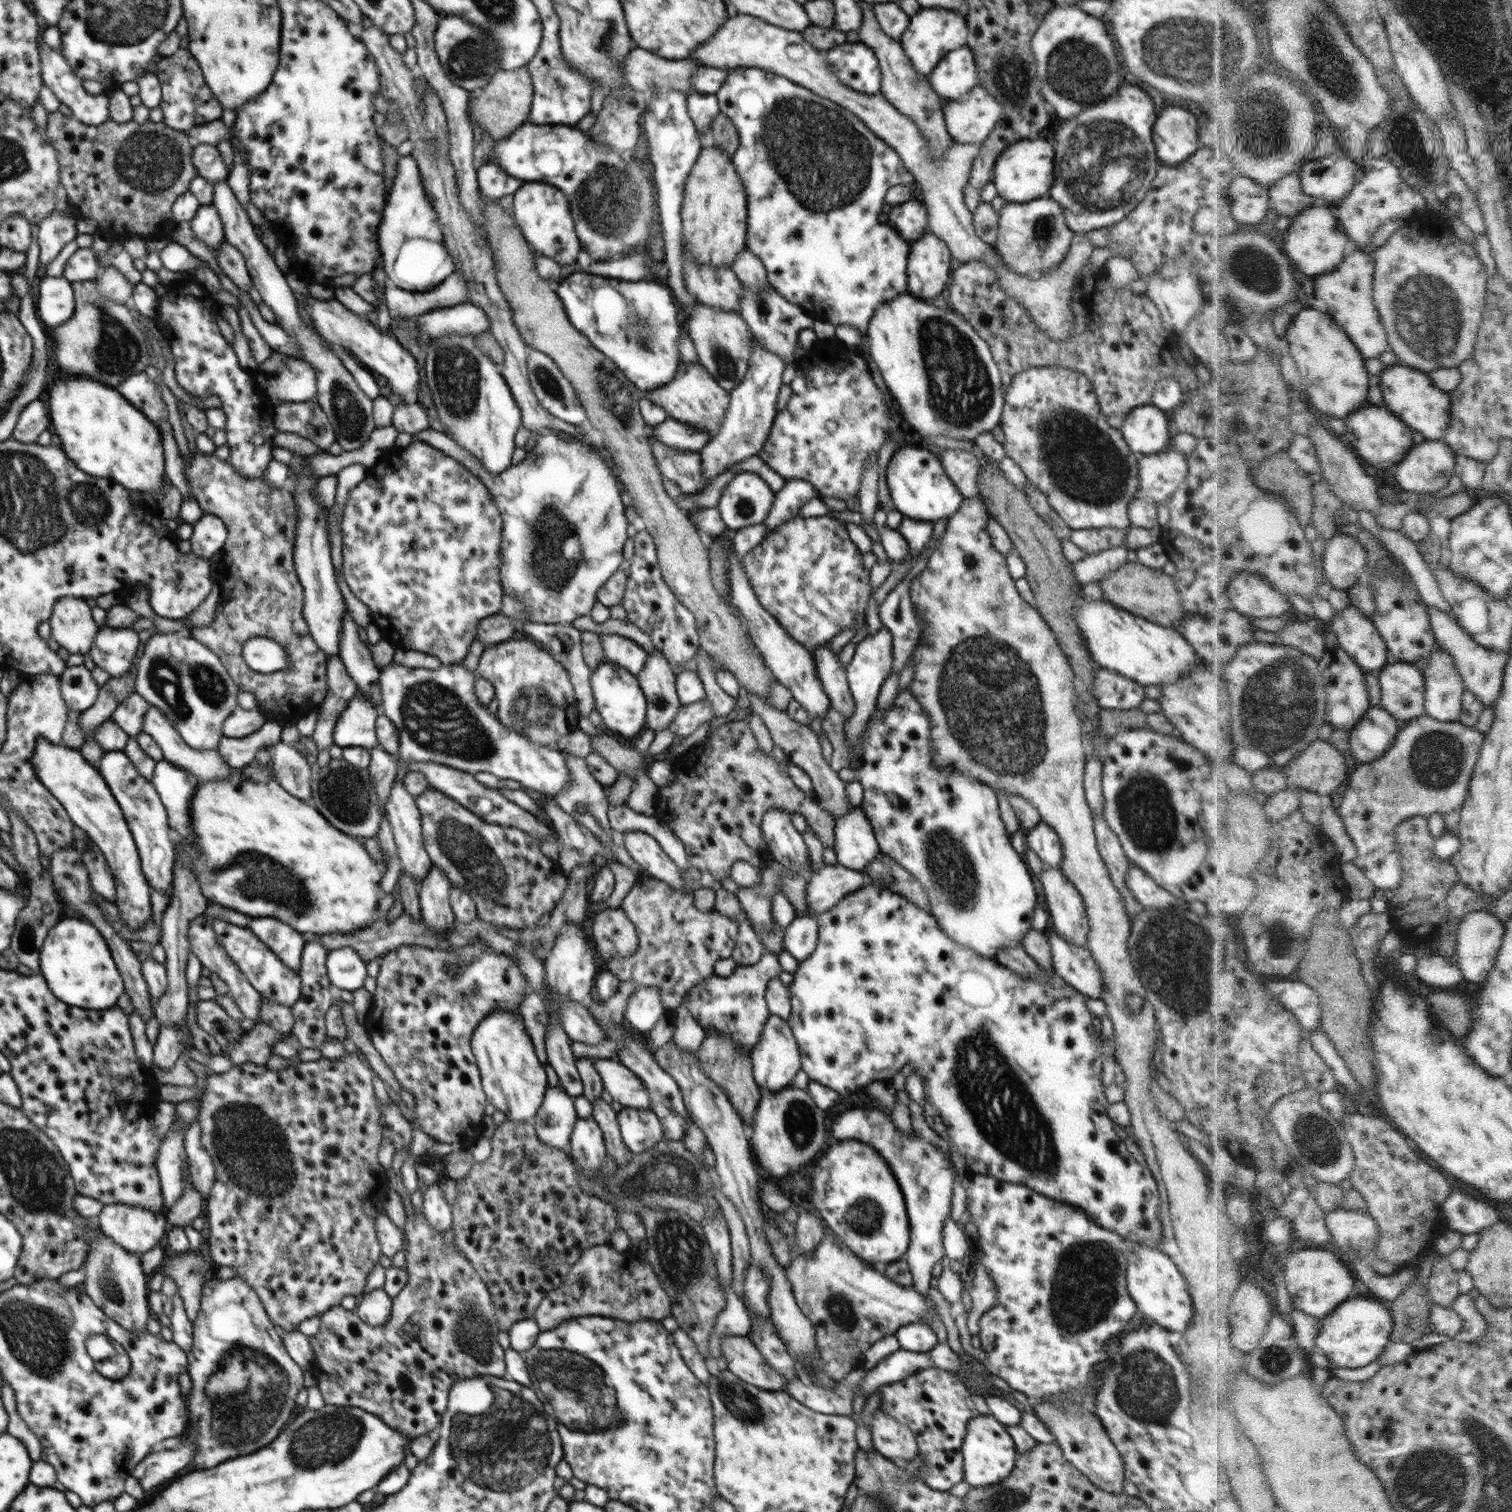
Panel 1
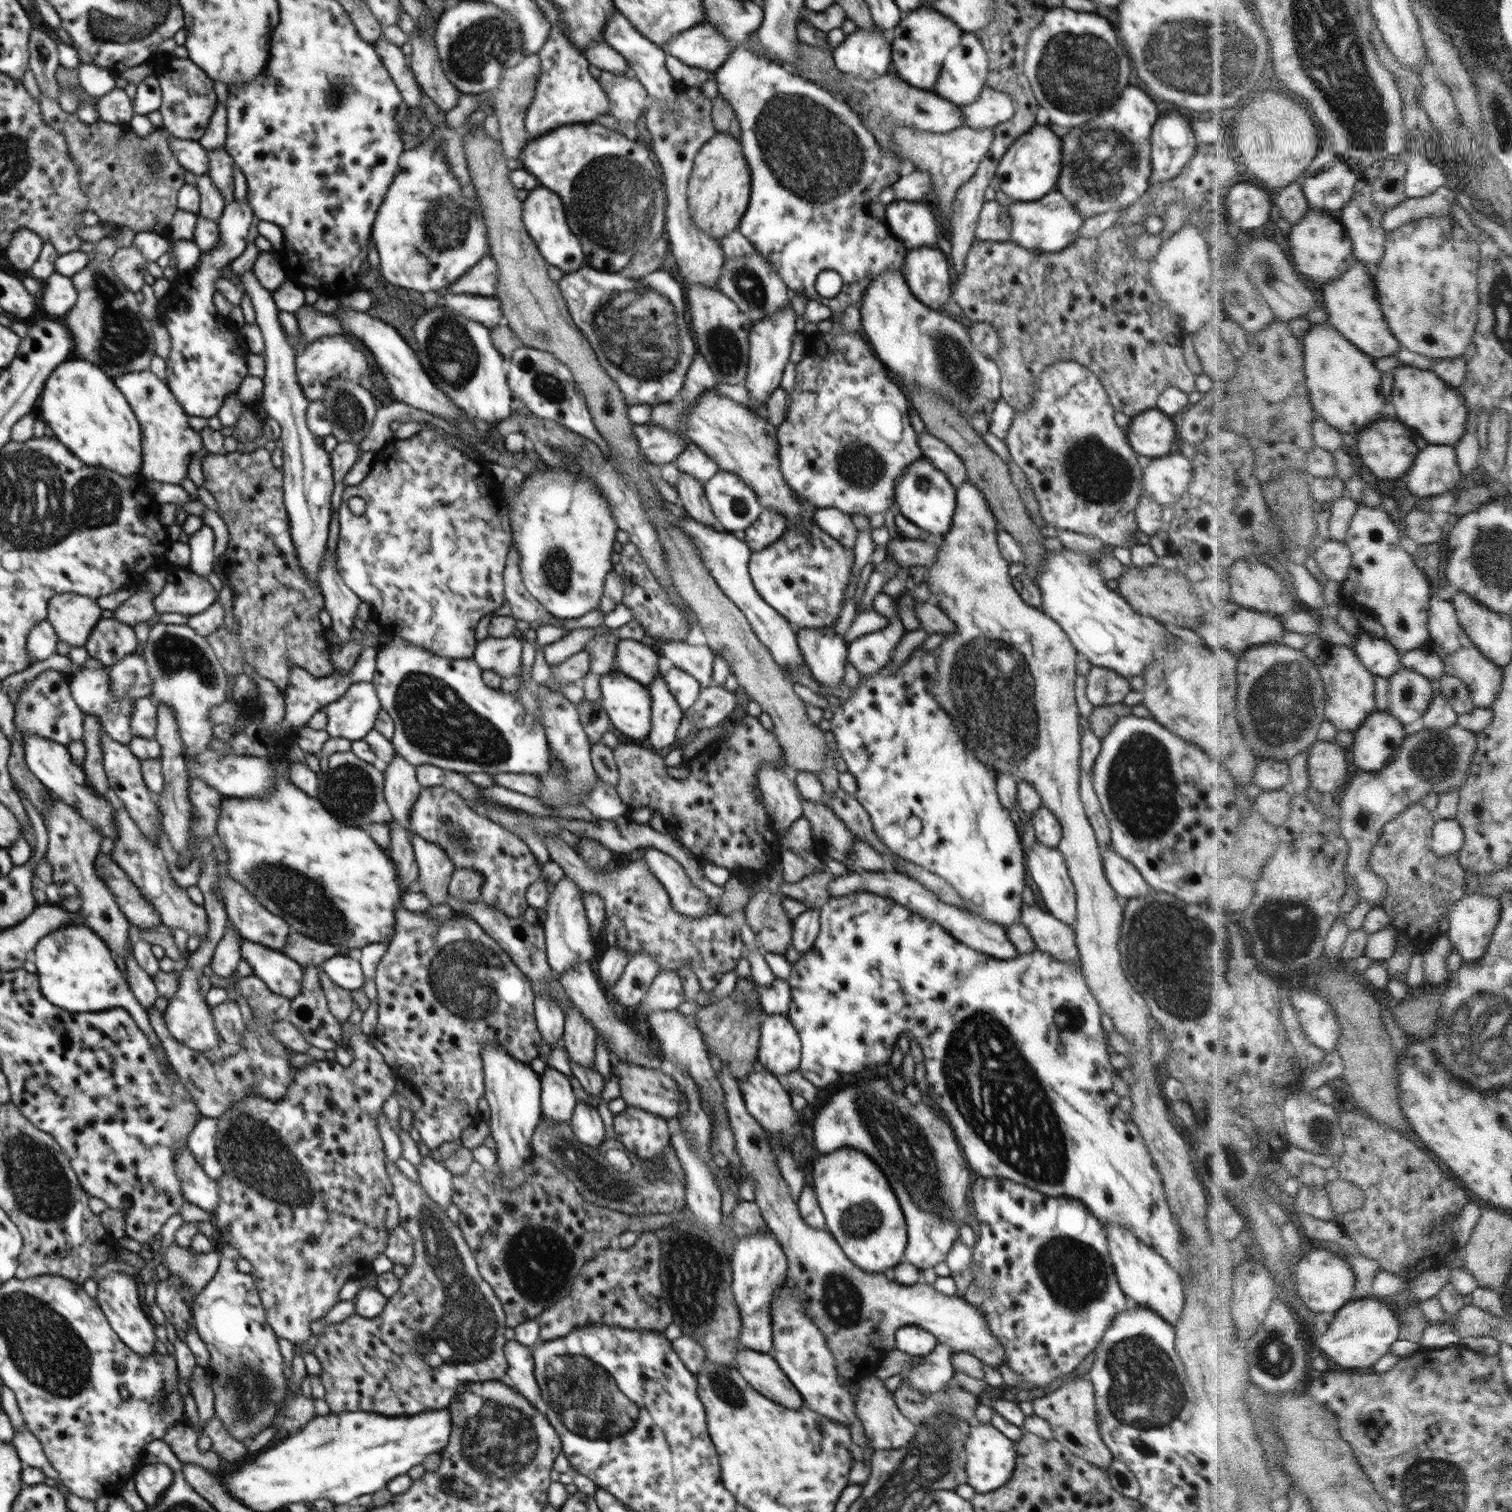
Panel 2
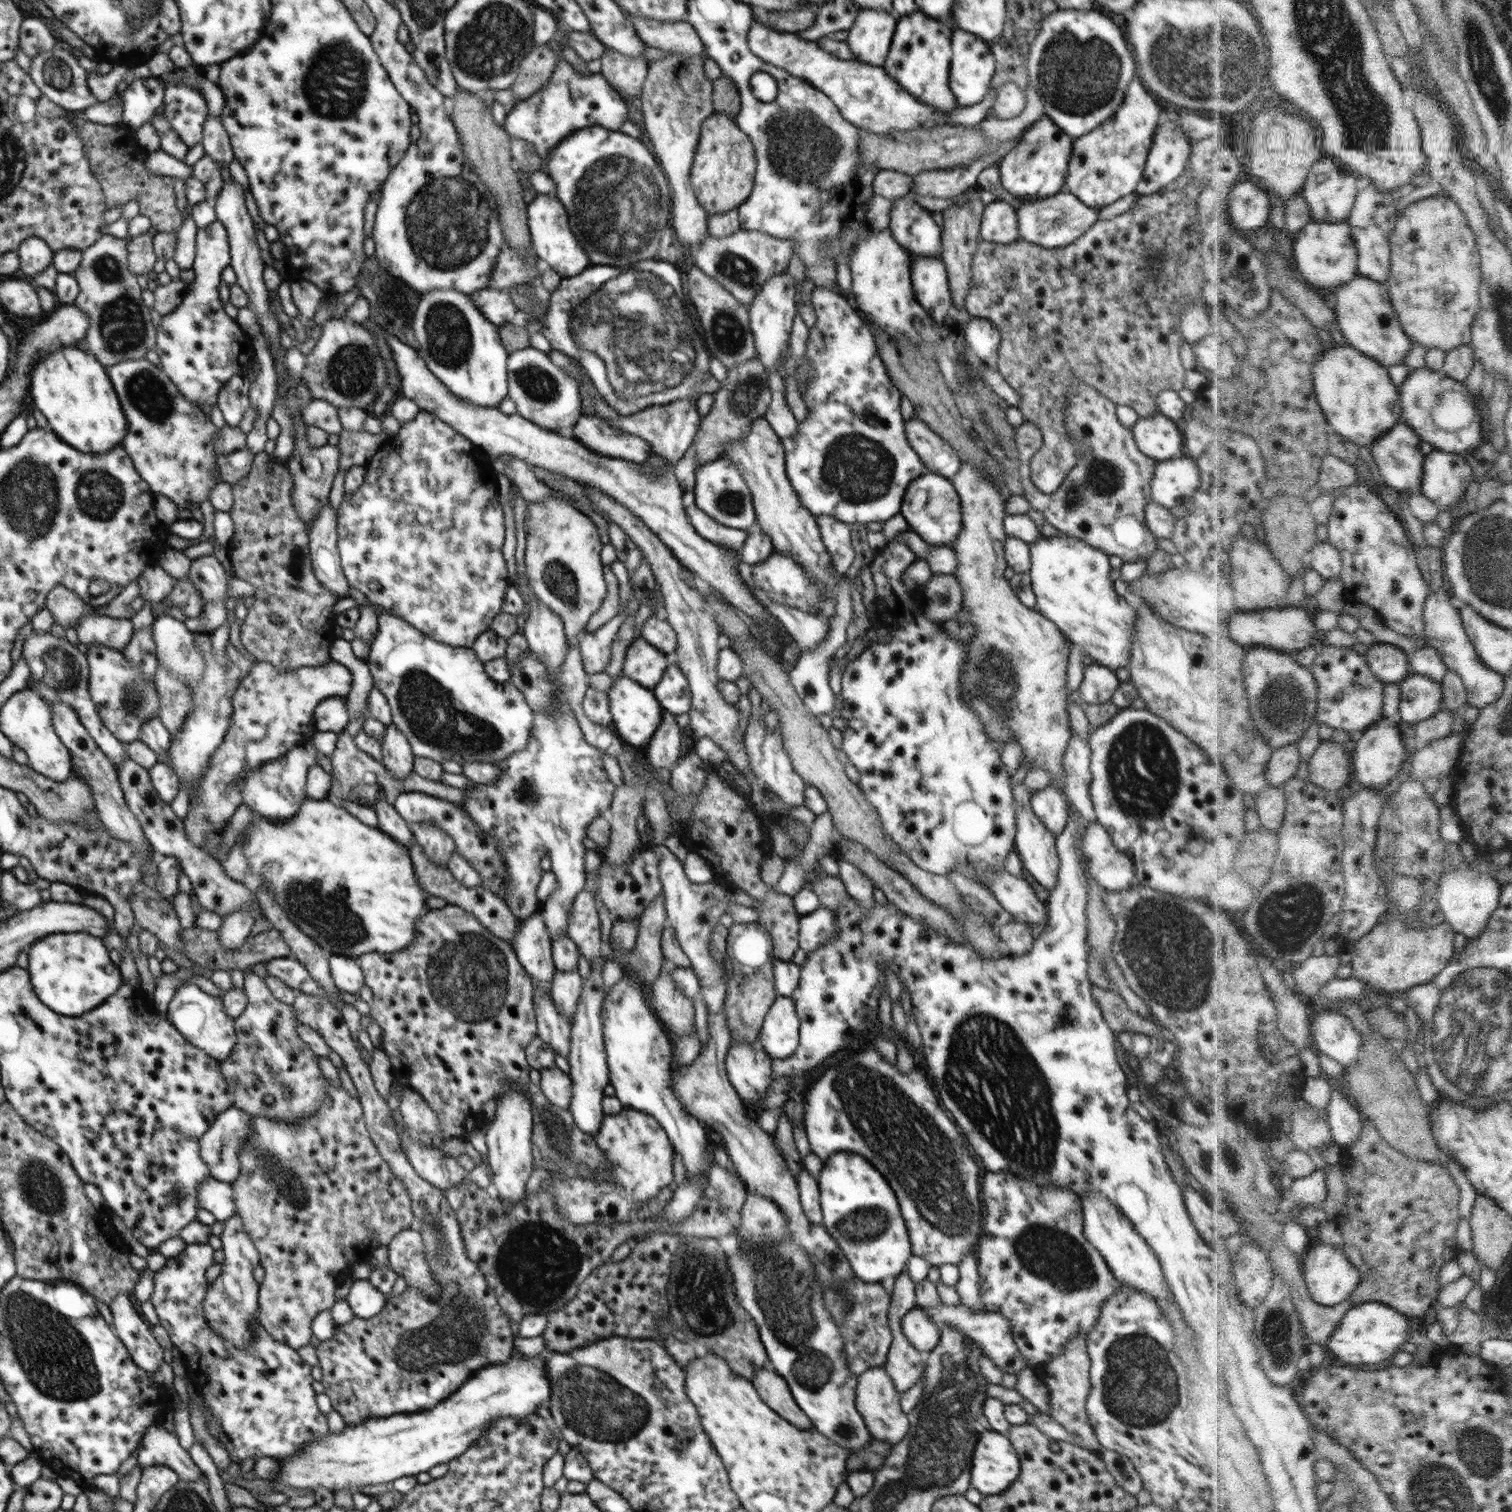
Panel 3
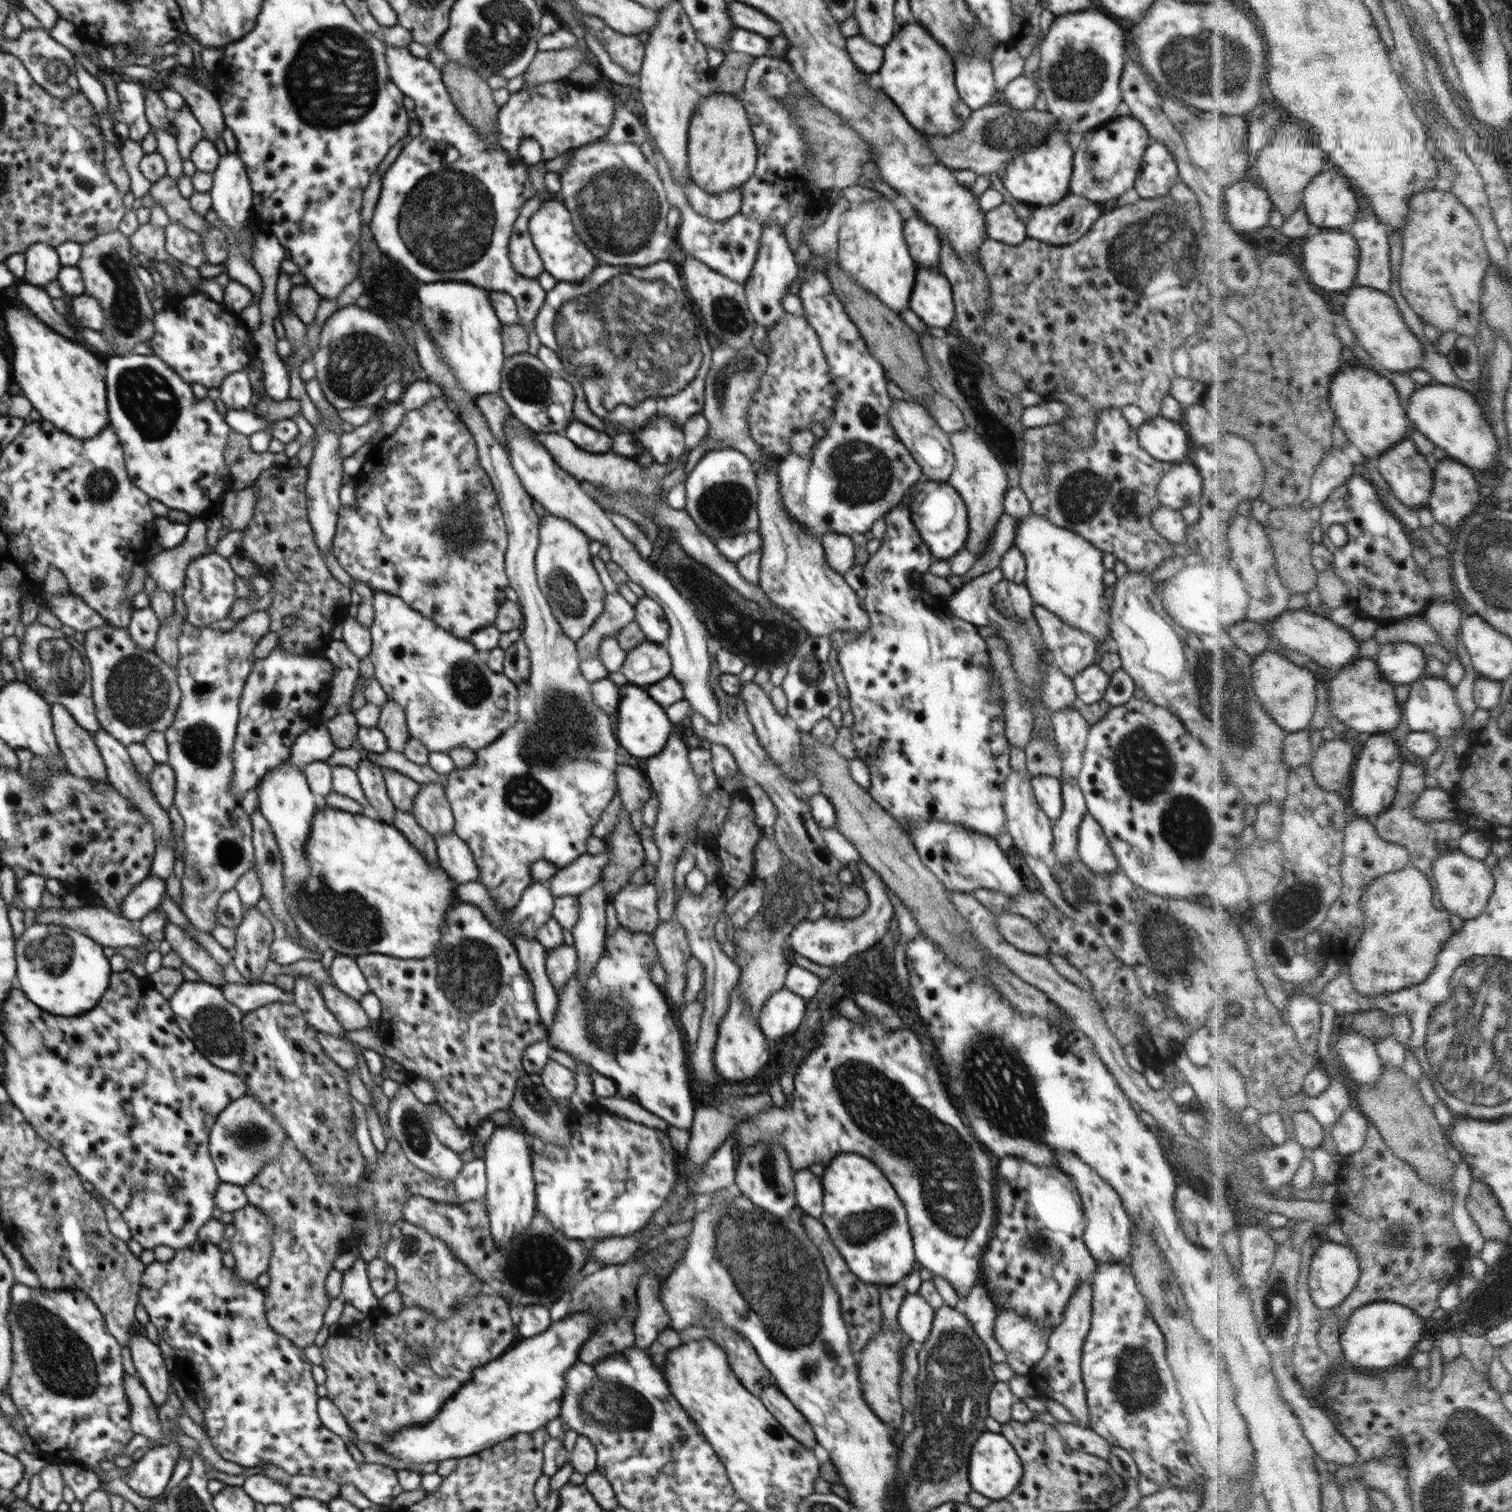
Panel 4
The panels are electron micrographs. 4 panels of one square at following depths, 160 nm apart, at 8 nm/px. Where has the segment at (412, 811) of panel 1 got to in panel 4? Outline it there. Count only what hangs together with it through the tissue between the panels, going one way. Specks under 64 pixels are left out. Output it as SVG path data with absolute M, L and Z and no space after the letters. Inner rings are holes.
M388 698L381 707L377 727L386 737L388 748L394 752L404 752L409 735L405 714L395 700Z

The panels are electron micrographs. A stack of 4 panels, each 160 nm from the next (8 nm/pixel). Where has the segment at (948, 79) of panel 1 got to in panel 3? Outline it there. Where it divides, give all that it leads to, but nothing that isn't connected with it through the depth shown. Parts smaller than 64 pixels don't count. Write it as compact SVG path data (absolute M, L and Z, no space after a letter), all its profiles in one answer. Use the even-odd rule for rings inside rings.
M958 29L951 36L952 56L949 70L949 85L952 95L960 107L978 104L992 88L991 80L996 72L996 61L991 53L988 42L972 33Z

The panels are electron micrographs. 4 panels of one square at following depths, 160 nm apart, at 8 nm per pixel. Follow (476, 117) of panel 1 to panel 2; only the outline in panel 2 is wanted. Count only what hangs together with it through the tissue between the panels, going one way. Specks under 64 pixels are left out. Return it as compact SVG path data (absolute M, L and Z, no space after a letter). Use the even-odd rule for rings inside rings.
M537 54L525 55L524 60L511 66L503 72L500 80L500 88L495 92L492 91L493 110L491 113L496 114L499 124L498 140L502 143L504 155L510 159L518 159L522 149L531 139L529 132L525 127L525 114L530 103L535 97L535 87L537 86L538 77L541 71L540 59Z

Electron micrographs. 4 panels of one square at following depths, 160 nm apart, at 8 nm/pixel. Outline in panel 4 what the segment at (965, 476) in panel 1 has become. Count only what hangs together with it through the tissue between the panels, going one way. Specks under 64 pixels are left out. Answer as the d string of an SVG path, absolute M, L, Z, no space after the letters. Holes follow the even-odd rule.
M907 397L896 399L892 403L888 420L894 428L896 438L911 452L914 460L922 468L924 479L936 482L948 482L955 467L955 456L949 434L944 432L931 414L920 403Z

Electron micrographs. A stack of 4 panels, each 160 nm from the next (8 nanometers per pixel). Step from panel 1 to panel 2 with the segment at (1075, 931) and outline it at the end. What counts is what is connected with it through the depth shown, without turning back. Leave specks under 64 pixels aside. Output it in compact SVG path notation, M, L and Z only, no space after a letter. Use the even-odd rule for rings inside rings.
M1035 842L1029 853L1025 855L1026 870L1029 878L1032 878L1042 894L1042 907L1050 915L1064 922L1068 926L1074 926L1076 922L1076 889L1070 878L1067 866L1058 848L1044 847Z

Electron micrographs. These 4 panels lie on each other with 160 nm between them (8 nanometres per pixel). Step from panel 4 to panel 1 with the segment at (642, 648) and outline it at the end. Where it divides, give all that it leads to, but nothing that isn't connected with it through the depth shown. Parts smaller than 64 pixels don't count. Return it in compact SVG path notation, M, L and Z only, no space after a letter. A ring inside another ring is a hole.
M617 634L599 635L601 635L601 645L607 661L637 676L647 661L648 653L629 638Z

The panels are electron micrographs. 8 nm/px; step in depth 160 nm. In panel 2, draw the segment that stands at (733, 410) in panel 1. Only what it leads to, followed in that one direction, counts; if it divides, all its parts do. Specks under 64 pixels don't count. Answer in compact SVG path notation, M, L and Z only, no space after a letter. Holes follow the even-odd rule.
M784 307L762 321L753 324L749 332L749 362L744 384L748 396L754 402L766 404L768 397L781 386L782 372L789 363L793 338L798 334L796 330L797 316L792 308Z

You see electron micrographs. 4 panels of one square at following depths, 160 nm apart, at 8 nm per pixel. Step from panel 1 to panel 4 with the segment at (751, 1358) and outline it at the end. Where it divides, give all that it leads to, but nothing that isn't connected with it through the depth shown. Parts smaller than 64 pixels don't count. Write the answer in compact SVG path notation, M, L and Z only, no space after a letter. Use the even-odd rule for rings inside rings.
M772 1383L764 1388L759 1394L763 1405L774 1415L781 1426L786 1428L789 1435L792 1435L805 1447L814 1449L817 1444L815 1432L811 1424L804 1418L804 1415L786 1398L786 1395Z

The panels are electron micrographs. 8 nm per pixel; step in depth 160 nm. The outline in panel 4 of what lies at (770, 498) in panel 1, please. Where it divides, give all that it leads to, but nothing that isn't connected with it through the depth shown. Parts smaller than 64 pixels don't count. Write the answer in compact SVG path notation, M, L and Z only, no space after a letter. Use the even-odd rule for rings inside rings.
M730 447L708 451L686 477L685 490L685 510L710 538L759 530L755 467L744 453Z

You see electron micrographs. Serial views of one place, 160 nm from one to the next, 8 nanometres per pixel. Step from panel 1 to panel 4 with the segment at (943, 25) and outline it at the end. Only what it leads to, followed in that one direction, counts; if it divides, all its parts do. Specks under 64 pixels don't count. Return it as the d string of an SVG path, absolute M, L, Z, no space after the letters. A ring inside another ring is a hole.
M916 22L897 29L891 41L884 47L882 66L877 70L879 88L896 104L906 120L920 134L945 137L959 131L970 118L971 108L960 99L955 85L954 60L943 44L940 44L924 27Z

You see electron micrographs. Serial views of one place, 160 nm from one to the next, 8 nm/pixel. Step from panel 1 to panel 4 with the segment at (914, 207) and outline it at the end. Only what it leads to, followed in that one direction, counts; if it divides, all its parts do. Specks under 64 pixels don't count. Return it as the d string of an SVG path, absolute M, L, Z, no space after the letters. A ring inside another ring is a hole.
M915 210L904 220L903 235L918 268L938 268L941 240L936 227L929 225Z

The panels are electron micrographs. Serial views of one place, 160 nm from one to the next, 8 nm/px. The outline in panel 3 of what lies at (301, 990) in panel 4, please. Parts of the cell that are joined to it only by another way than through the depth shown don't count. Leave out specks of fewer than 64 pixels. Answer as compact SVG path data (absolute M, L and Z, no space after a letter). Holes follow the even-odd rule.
M299 992L292 1005L296 1020L314 1029L326 1045L341 1056L358 1092L372 1142L377 1146L380 1156L388 1163L390 1170L407 1189L413 1218L420 1222L419 1231L424 1238L426 1263L430 1267L430 1274L440 1285L440 1293L435 1299L426 1296L417 1288L407 1286L404 1292L387 1297L383 1310L372 1319L356 1317L347 1324L338 1325L332 1338L320 1341L315 1349L323 1375L321 1382L324 1385L324 1393L330 1397L333 1409L342 1415L346 1424L354 1426L366 1419L430 1410L446 1400L480 1369L504 1364L513 1356L515 1336L510 1329L510 1321L500 1309L496 1293L488 1286L476 1263L468 1258L455 1209L447 1201L445 1192L432 1186L427 1180L422 1180L409 1163L401 1147L400 1137L396 1133L393 1111L374 1086L368 1062L362 1059L356 1041L343 1021L341 1010L326 996L304 992Z

